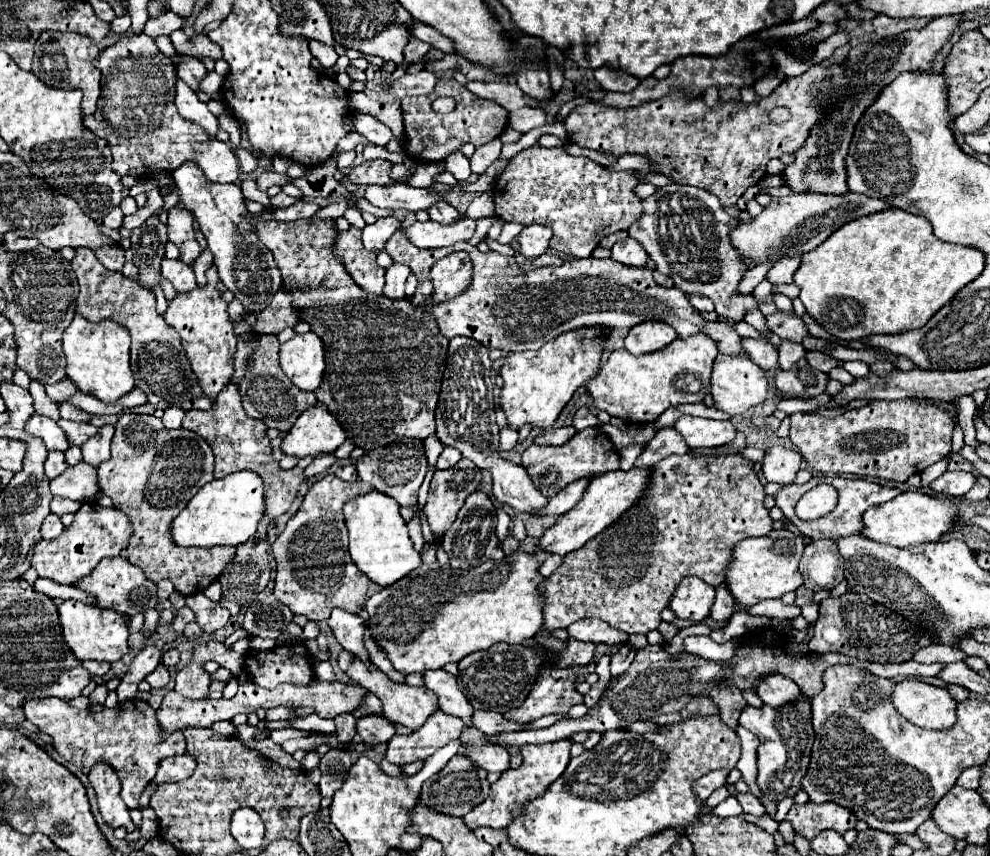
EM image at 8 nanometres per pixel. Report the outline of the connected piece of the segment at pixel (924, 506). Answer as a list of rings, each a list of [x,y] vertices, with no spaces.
[[[919,491],[899,493],[899,497],[883,503],[879,507],[871,507],[863,513],[861,535],[871,541],[893,545],[893,547],[909,547],[915,543],[939,541],[941,535],[951,531],[951,527],[957,519],[955,507],[957,507],[955,501],[935,499],[935,497],[929,497]]]

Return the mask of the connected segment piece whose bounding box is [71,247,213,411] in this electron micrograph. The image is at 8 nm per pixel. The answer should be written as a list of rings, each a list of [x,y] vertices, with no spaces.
[[[77,247],[71,265],[81,287],[77,297],[77,313],[91,323],[111,319],[131,333],[131,371],[135,377],[135,385],[147,393],[149,403],[155,409],[179,407],[185,411],[209,411],[213,403],[201,391],[191,371],[191,365],[181,347],[179,333],[171,329],[165,319],[155,311],[155,295],[143,289],[137,281],[131,281],[117,271],[105,269],[97,261],[95,253],[91,253],[91,249]]]

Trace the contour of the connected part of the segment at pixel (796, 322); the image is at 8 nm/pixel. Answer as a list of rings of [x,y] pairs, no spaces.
[[[775,311],[773,315],[767,315],[765,321],[771,327],[771,331],[777,333],[781,339],[789,339],[789,341],[799,343],[807,335],[805,323],[797,315],[793,315],[793,313]]]

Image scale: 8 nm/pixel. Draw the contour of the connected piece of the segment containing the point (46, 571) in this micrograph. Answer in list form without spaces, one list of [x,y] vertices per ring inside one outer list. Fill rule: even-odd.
[[[83,503],[83,507],[75,513],[73,523],[65,527],[65,531],[57,539],[51,541],[43,539],[41,543],[35,545],[31,567],[37,569],[39,577],[75,585],[79,583],[79,579],[87,577],[87,573],[91,573],[91,569],[95,569],[95,565],[103,557],[119,555],[129,545],[131,533],[133,533],[131,521],[123,511],[115,507],[101,507],[97,503]],[[89,507],[97,507],[97,513]]]

